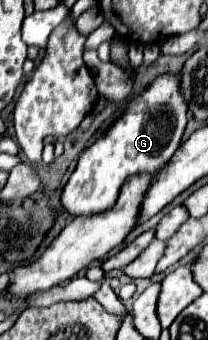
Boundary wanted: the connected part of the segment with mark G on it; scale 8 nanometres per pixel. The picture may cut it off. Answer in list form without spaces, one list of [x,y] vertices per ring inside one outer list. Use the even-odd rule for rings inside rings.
[[[159,75],[145,93],[131,99],[125,113],[79,157],[77,169],[63,189],[63,209],[73,215],[95,215],[111,205],[119,197],[119,189],[125,179],[141,171],[161,169],[181,145],[181,137],[187,125],[187,99],[181,93],[181,81],[177,75]]]

